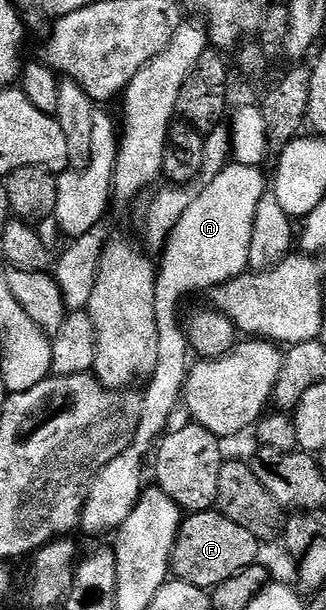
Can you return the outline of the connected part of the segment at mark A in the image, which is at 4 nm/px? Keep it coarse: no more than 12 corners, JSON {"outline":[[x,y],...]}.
{"outline":[[230,162],[156,268],[157,364],[132,440],[92,476],[80,530],[116,532],[143,496],[191,366],[187,295],[249,267],[258,167]]}

